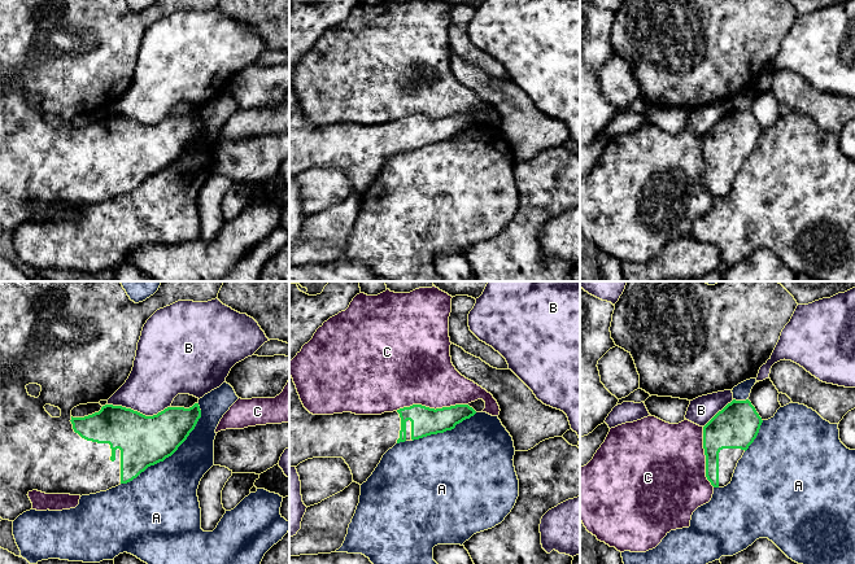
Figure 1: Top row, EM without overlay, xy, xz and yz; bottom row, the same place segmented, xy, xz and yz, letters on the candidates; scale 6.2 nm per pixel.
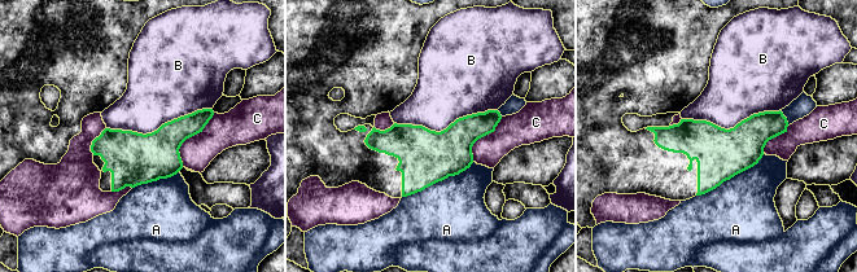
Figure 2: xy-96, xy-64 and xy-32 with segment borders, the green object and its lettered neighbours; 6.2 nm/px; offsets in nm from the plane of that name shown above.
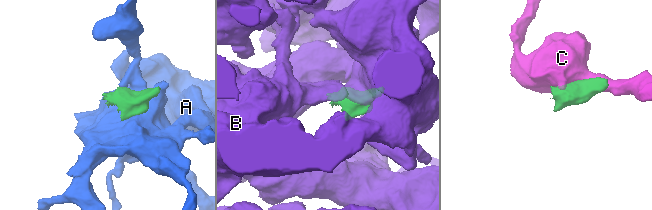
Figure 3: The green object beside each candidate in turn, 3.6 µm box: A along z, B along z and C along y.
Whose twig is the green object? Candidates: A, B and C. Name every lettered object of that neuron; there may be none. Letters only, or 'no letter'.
no letter

